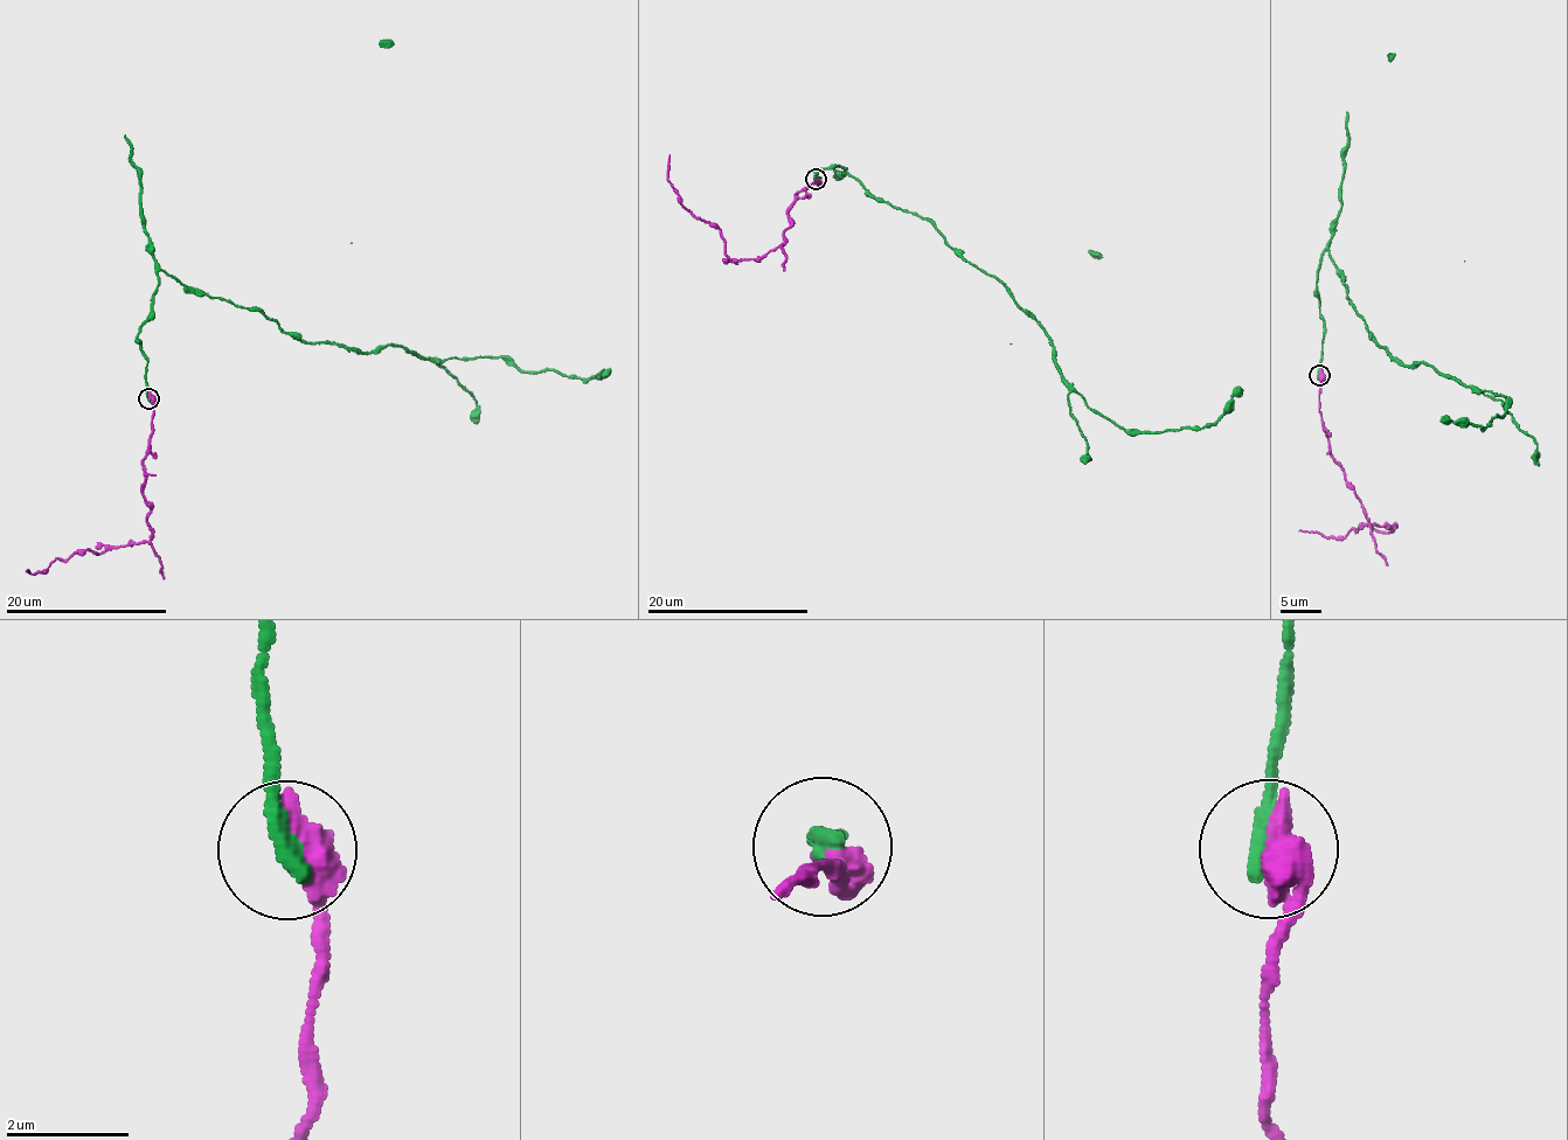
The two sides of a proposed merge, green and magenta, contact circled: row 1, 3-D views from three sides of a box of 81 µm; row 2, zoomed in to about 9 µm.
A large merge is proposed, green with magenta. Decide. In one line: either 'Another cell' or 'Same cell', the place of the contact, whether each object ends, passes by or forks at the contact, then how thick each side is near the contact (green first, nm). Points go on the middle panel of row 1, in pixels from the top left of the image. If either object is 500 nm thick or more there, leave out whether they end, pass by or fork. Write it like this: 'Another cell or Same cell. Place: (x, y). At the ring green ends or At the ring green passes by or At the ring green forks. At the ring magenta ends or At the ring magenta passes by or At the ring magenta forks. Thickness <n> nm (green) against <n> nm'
Another cell. Place: (816, 179). Thickness 420 nm (green) against 500 nm

